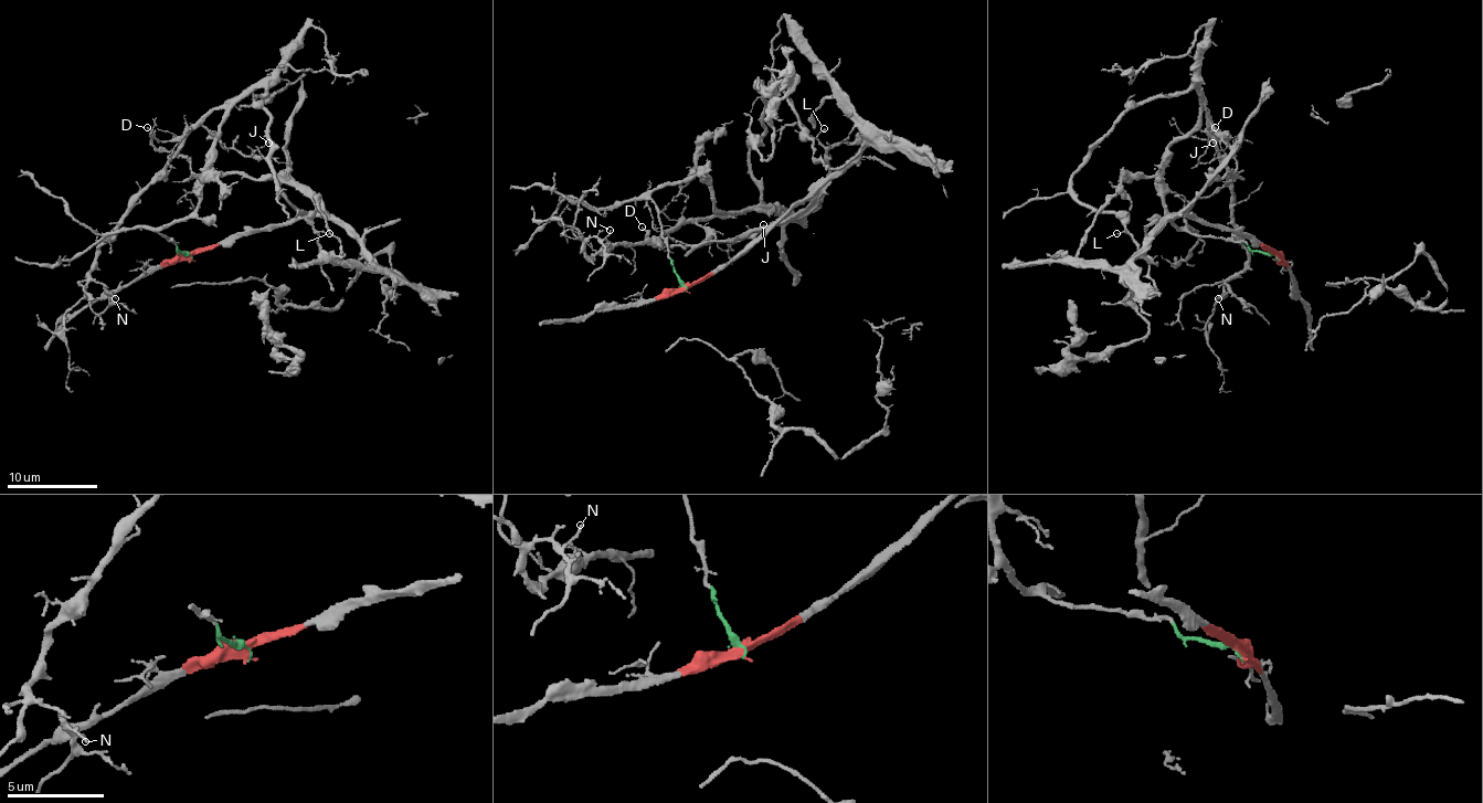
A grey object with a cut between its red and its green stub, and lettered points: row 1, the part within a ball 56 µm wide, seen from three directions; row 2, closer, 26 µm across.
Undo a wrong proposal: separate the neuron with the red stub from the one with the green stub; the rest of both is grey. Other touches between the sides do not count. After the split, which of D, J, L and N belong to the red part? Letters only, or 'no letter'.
D

